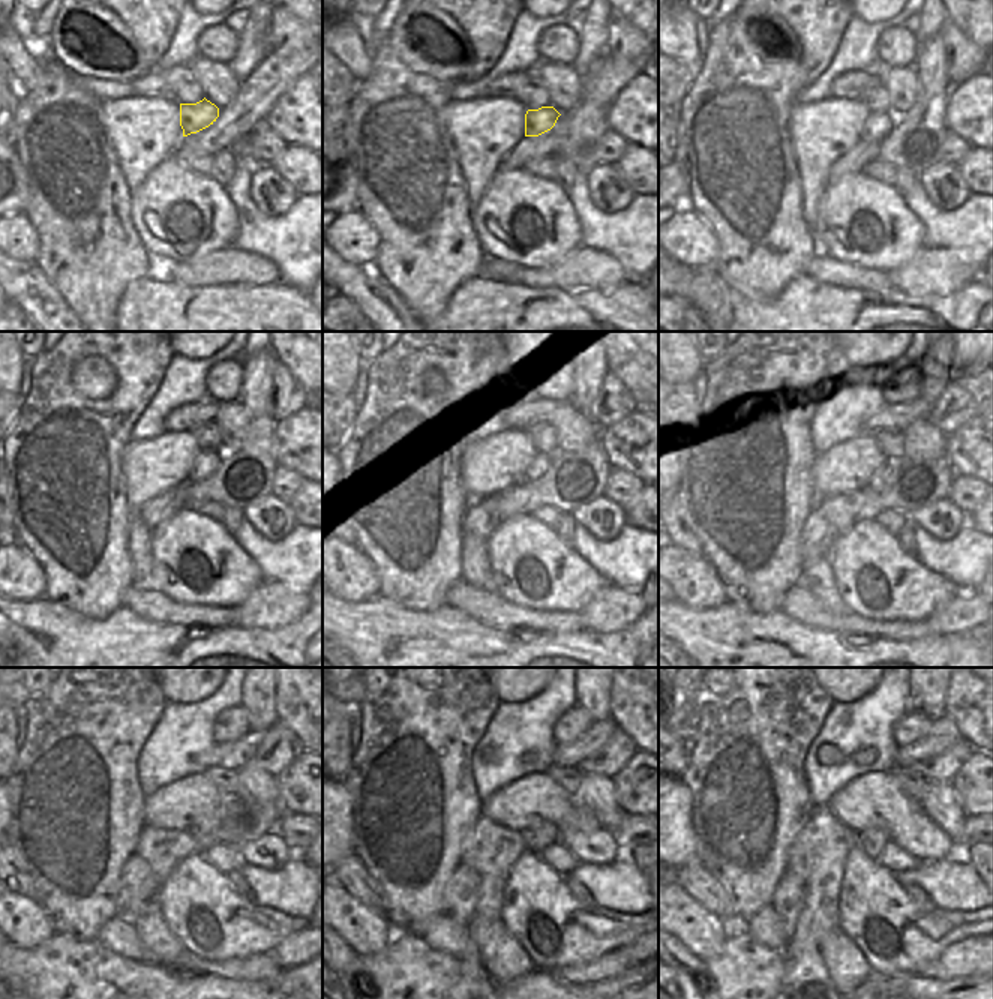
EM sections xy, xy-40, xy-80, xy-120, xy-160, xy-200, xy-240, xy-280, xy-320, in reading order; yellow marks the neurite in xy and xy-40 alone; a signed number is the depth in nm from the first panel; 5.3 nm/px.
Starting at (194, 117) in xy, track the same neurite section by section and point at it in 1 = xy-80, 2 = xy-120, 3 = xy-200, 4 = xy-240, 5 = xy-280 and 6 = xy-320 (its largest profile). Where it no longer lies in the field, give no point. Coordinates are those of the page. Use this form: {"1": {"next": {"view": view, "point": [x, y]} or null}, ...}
{"1": {"next": {"view": "xy-80", "point": [878, 125]}}, "2": {"next": {"view": "xy-120", "point": [207, 462]}}, "3": {"next": {"view": "xy-200", "point": [878, 479]}}, "4": {"next": {"view": "xy-240", "point": [203, 828]}}, "5": {"next": {"view": "xy-280", "point": [540, 834]}}, "6": {"next": {"view": "xy-320", "point": [872, 840]}}}

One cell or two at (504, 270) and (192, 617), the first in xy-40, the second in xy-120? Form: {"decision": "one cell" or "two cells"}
{"decision": "one cell"}

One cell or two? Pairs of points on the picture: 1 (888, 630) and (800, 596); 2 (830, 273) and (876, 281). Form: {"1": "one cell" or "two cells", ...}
{"1": "one cell", "2": "one cell"}

